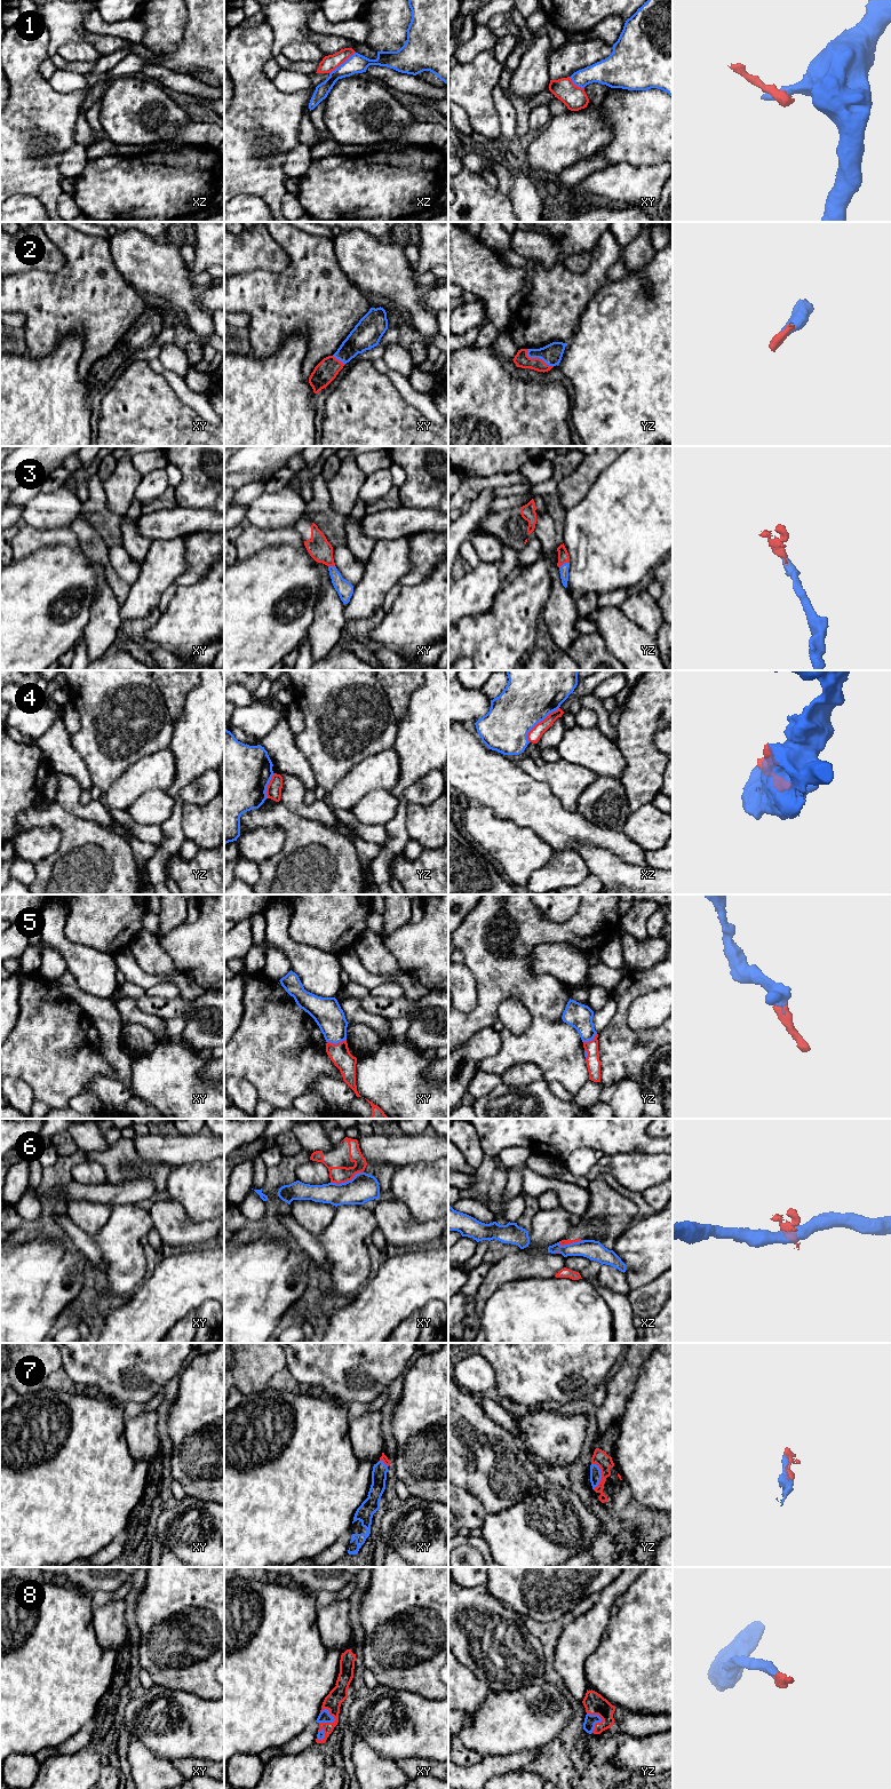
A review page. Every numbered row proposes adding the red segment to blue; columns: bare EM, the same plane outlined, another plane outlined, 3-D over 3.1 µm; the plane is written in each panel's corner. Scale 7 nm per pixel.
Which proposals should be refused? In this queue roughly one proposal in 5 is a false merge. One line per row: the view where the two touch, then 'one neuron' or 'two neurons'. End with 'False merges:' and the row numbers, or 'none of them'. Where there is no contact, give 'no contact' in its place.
1: xz | two neurons
2: yz | one neuron
3: yz | one neuron
4: xz | two neurons
5: xy | one neuron
6: xy | two neurons
7: yz | one neuron
8: xy | one neuron
False merges: 1, 4, 6

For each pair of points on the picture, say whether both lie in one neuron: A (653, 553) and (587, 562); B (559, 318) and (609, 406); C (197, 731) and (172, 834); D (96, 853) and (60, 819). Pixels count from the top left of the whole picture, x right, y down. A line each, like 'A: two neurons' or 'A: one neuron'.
A: one neuron
B: two neurons
C: one neuron
D: one neuron

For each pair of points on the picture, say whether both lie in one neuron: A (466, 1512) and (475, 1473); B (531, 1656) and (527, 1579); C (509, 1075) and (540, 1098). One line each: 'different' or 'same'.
A: different
B: different
C: different

